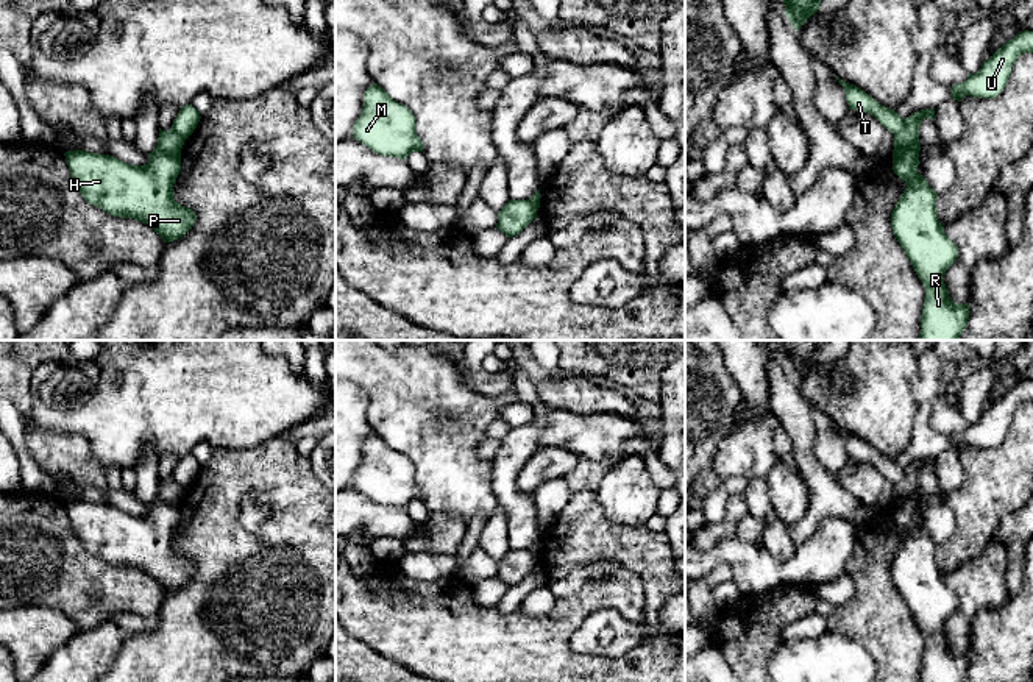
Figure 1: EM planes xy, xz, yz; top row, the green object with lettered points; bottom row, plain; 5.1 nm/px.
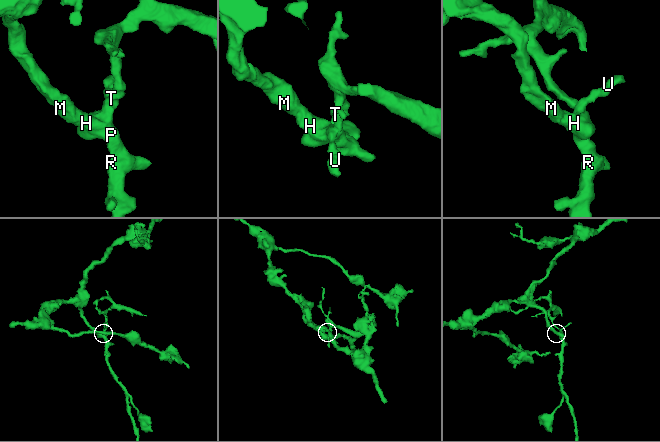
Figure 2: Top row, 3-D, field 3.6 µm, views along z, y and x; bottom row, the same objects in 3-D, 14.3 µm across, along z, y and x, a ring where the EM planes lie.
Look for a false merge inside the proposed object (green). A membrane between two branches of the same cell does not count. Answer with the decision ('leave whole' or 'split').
split

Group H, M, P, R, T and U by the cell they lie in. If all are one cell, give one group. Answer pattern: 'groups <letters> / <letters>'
groups H M P R U / T

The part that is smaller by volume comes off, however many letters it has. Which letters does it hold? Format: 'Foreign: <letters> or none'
Foreign: T

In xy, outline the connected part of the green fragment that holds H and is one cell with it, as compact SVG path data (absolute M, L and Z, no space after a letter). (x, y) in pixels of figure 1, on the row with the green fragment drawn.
M173 128L162 131L145 165L131 165L109 155L66 151L66 161L83 198L114 217L134 218L153 228L164 242L183 237L195 212L173 198L181 172L184 140Z

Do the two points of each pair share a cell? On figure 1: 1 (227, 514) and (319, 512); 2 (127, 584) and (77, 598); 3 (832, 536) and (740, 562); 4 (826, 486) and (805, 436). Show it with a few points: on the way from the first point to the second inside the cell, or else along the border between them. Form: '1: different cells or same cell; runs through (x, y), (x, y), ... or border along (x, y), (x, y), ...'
1: same cell; runs through (245, 537), (292, 539), (295, 536)
2: same cell; runs through (114, 589), (89, 590)
3: same cell; runs through (809, 559), (798, 570), (763, 570)
4: same cell; runs through (813, 473), (805, 462), (805, 448)

